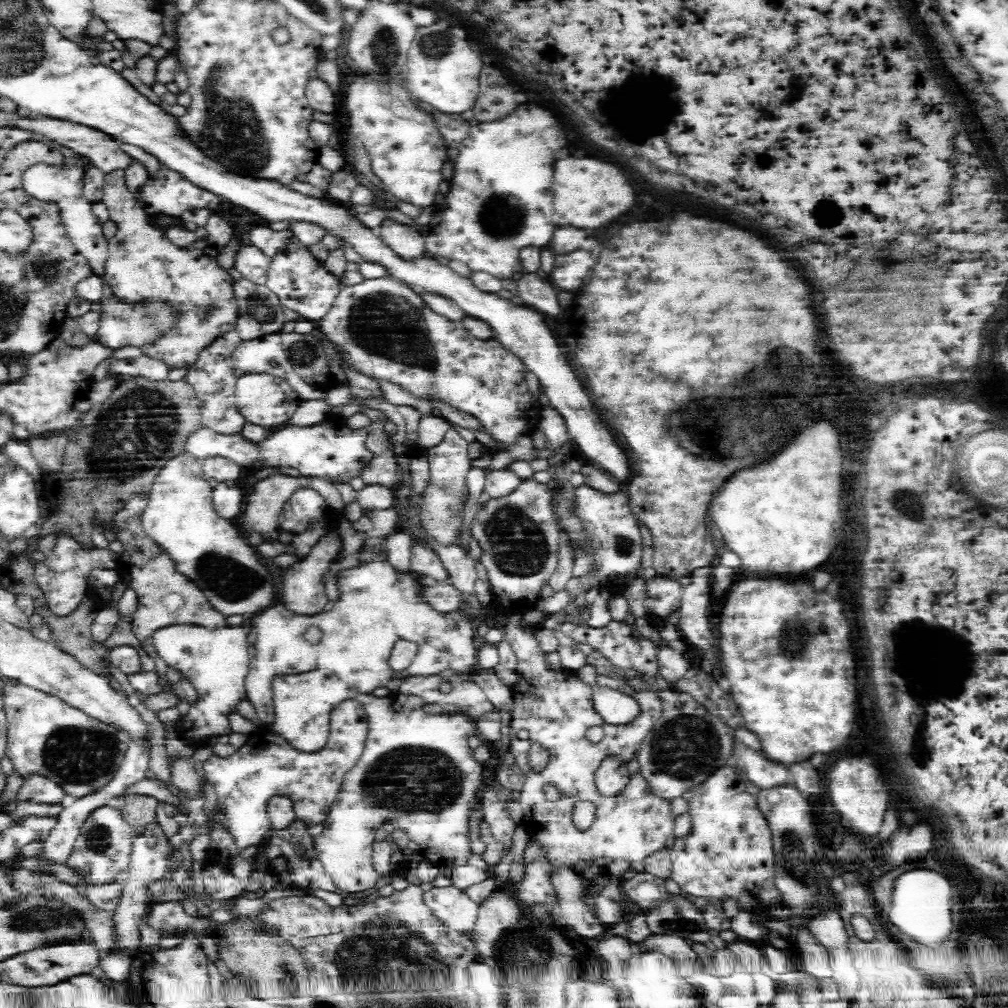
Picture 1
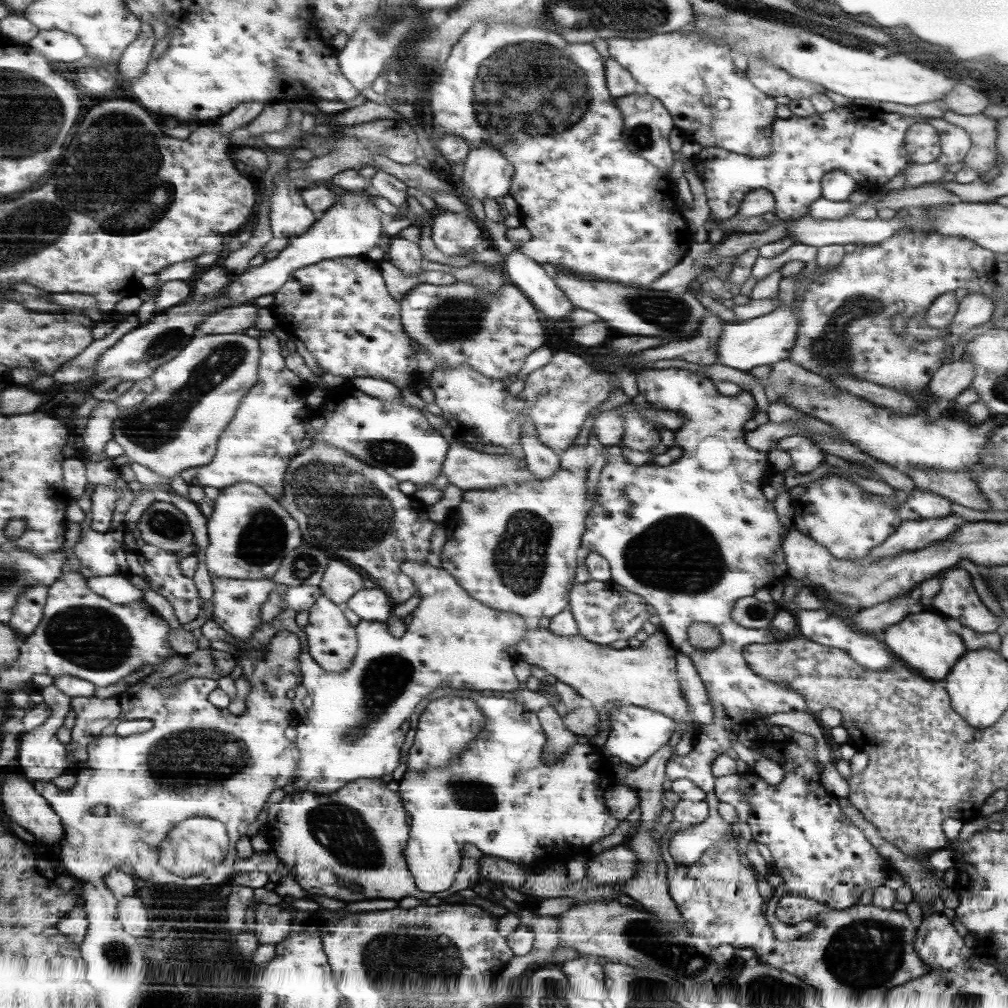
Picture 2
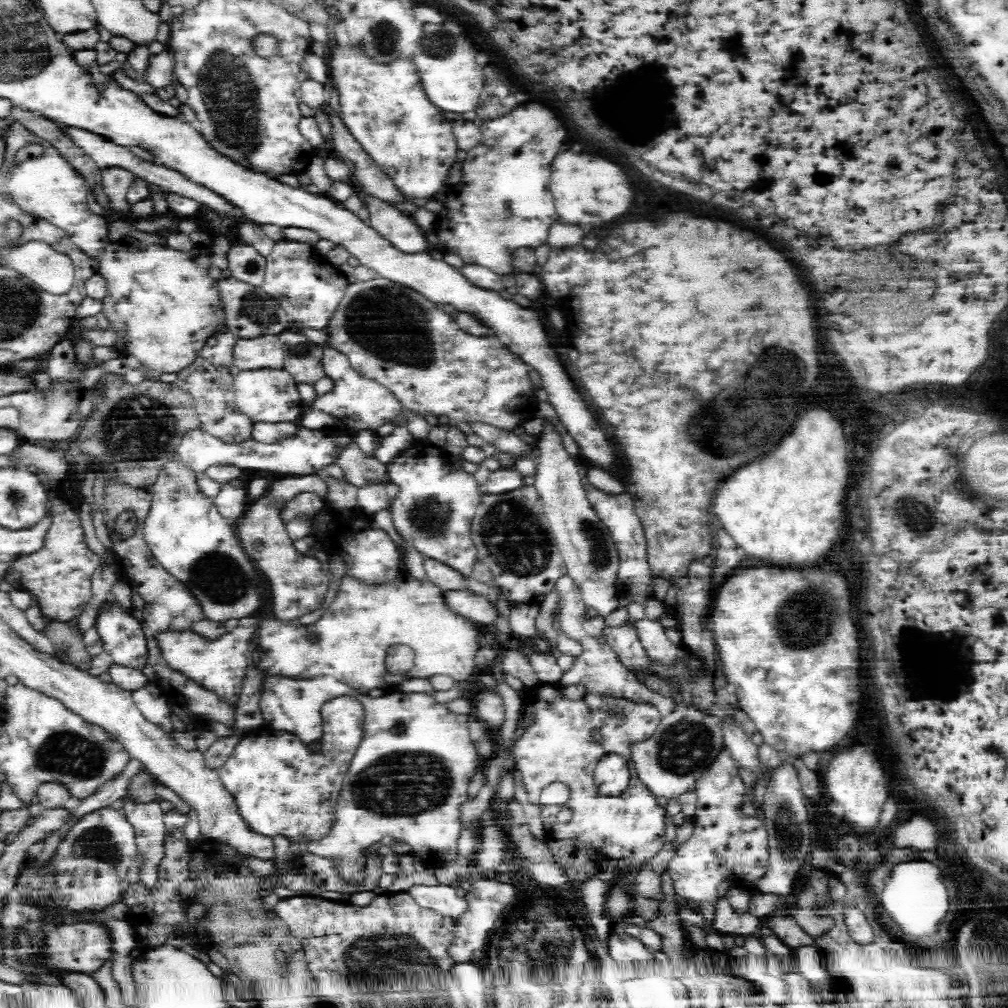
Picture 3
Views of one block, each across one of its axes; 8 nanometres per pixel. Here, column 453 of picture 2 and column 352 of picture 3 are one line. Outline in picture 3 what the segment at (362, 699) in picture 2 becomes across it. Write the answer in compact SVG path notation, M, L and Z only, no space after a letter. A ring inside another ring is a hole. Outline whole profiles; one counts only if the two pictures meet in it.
M408 572L396 574L388 582L368 584L350 574L342 578L338 594L326 614L310 626L292 626L282 620L264 618L260 622L260 662L254 664L266 678L282 676L306 680L332 674L336 680L366 694L374 688L386 688L408 682L412 678L428 680L436 674L452 676L460 686L476 674L474 656L482 648L478 644L476 624L464 616L450 612L442 598L442 588L432 582L418 582ZM406 644L414 650L414 668L406 674L388 674L384 668L386 650Z

